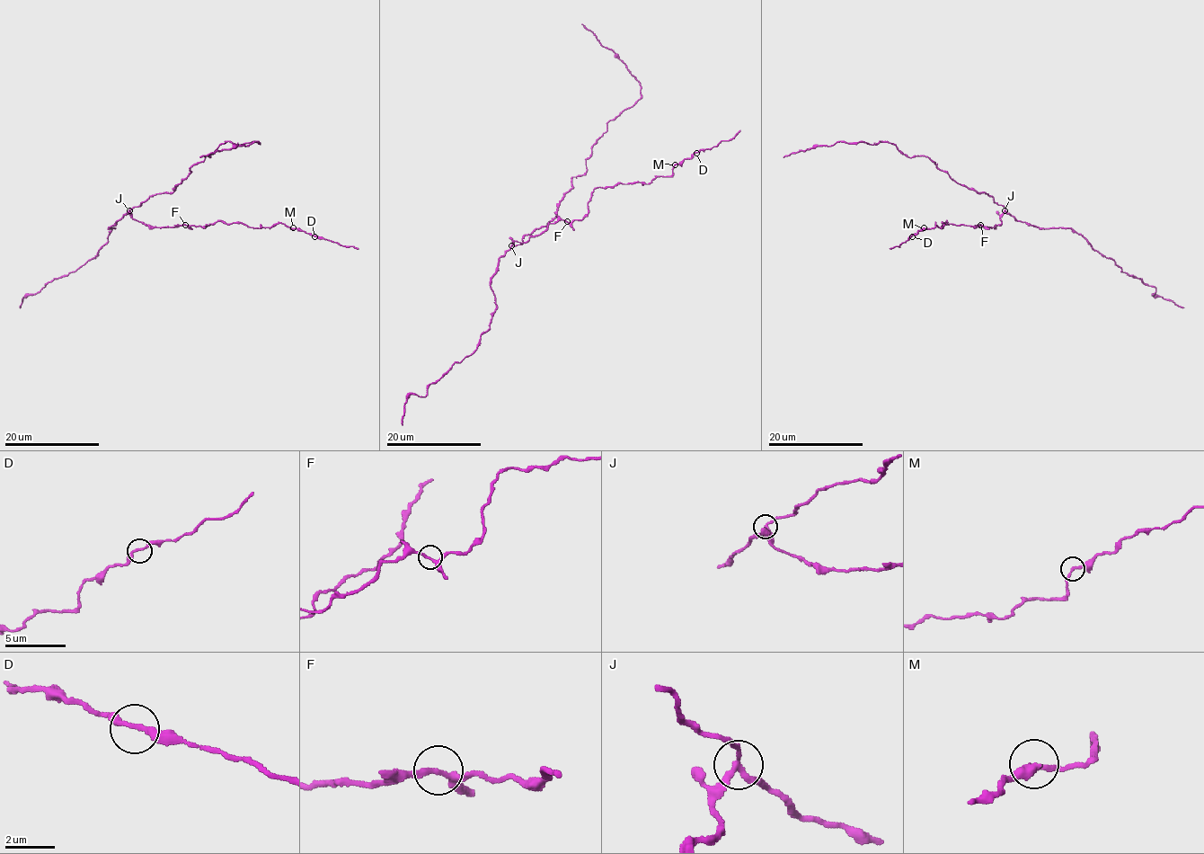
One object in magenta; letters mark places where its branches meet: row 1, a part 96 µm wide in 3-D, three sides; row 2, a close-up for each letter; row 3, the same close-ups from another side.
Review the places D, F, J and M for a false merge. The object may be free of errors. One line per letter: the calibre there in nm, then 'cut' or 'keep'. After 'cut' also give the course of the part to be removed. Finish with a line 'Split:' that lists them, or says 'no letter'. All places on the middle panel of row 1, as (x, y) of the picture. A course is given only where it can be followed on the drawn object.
D: 220 nm thick; keep
F: 190 nm thick; keep
J: 200 nm thick; cut; foreign part runs (510, 246), (555, 216), (607, 123), (641, 97), (640, 82), (626, 66), (581, 24)
M: 200 nm thick; keep
Split: J

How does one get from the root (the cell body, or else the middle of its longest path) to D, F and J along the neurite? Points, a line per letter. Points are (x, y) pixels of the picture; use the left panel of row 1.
D: (140, 204), (130, 210), (132, 217), (154, 226), (204, 226), (225, 221), (270, 227), (285, 223), (314, 236)
F: (140, 204), (134, 207), (130, 212), (134, 218), (146, 225), (154, 226), (185, 225)
J: (140, 204), (128, 210)

